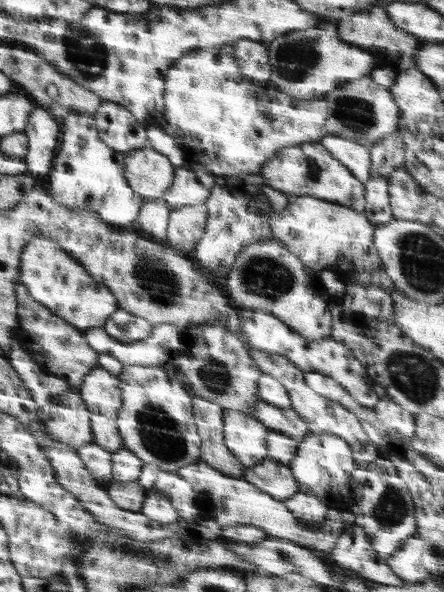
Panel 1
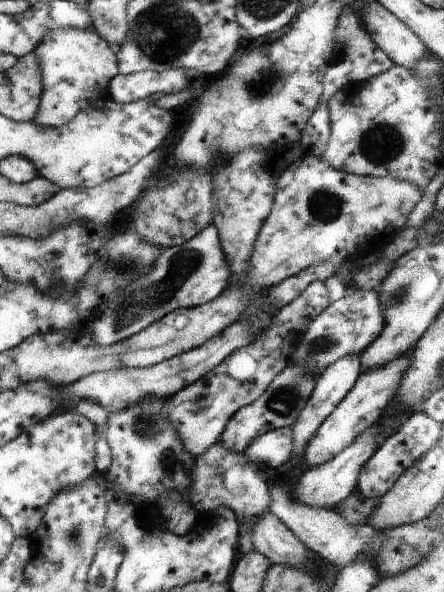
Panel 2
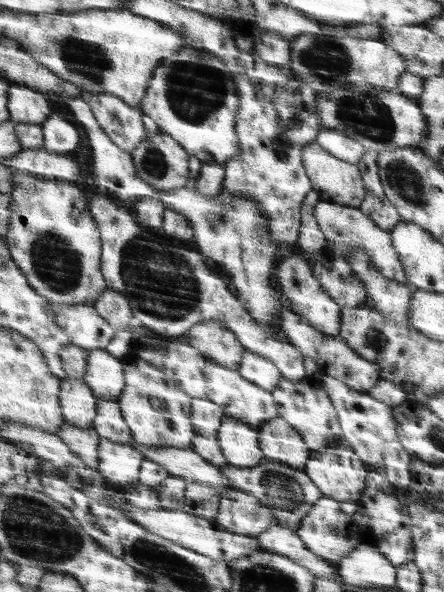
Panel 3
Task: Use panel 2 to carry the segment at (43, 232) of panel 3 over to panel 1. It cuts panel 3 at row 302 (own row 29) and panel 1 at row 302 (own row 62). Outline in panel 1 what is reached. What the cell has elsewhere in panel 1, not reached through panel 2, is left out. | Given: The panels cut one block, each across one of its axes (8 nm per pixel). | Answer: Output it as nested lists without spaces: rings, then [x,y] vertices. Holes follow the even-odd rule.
[[[34,237],[22,255],[21,270],[23,281],[36,302],[83,331],[103,328],[105,322],[120,308],[113,291],[99,283],[54,238]]]

